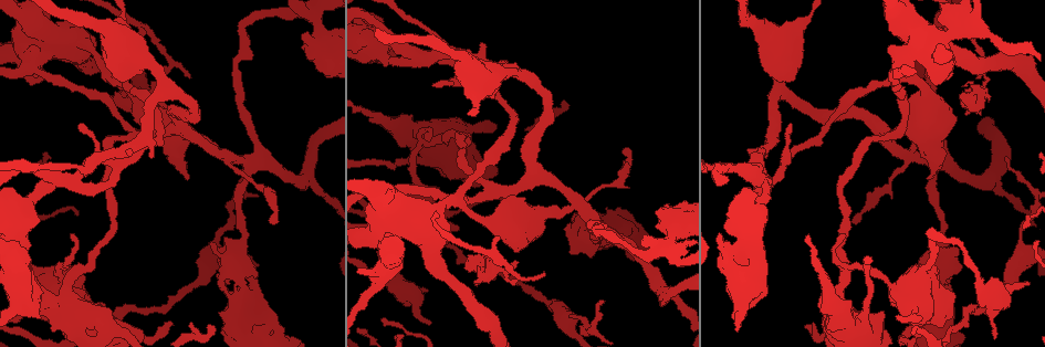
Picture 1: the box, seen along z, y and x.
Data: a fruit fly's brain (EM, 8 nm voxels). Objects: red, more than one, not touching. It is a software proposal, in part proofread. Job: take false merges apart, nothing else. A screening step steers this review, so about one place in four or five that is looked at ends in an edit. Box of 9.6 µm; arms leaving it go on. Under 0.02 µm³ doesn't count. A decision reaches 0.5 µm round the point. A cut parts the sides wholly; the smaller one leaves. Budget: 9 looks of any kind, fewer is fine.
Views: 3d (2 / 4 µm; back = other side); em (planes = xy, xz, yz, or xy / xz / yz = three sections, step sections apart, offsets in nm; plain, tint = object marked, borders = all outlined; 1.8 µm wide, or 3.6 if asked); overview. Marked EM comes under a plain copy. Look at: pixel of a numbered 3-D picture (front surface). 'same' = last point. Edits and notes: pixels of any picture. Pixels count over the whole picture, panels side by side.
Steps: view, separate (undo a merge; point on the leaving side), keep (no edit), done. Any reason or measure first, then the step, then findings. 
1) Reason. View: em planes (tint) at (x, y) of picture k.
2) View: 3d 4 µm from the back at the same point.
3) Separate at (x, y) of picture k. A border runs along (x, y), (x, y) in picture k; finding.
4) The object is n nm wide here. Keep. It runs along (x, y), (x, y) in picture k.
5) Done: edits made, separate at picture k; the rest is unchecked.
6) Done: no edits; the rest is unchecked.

Arms part here. View: em yz step 16 (tint) at (490, 271) of picture 1.

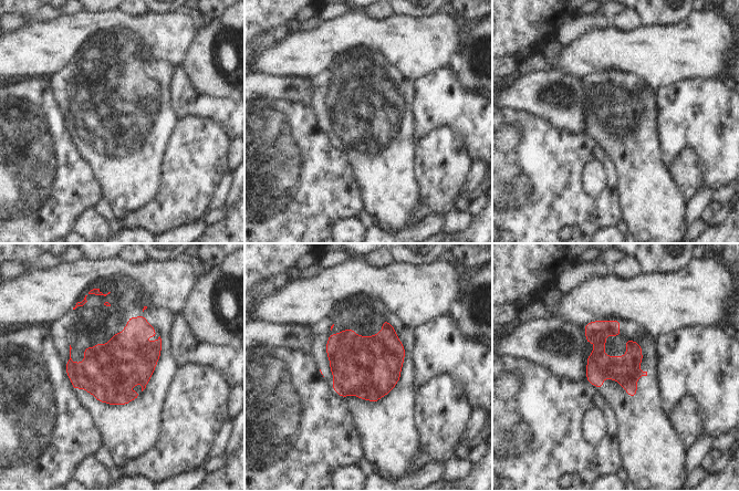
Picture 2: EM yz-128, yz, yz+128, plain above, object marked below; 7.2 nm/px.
View: em planes (tint) at the same point.

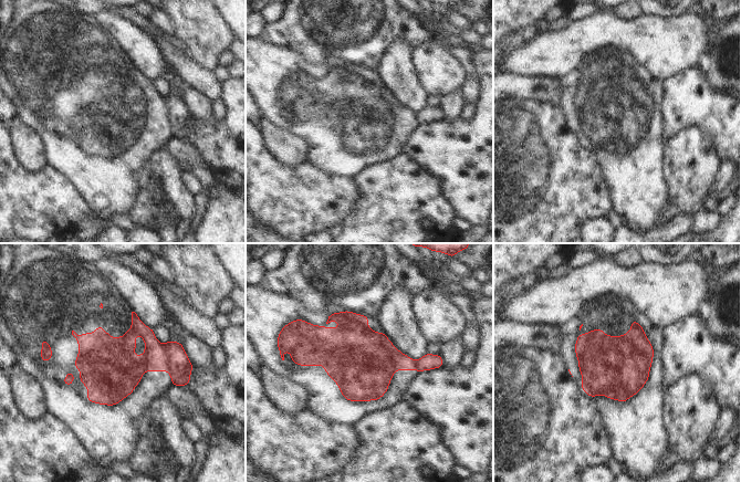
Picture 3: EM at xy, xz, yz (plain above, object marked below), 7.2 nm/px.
The object is 420 nm wide here. Separate at (179, 366) of picture 3. A border runs along (162, 344), (169, 370) in picture 3; two neurons meet here.

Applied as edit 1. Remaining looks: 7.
Calibre changes. View: 3d 4 µm at (794, 38) of picture 1.

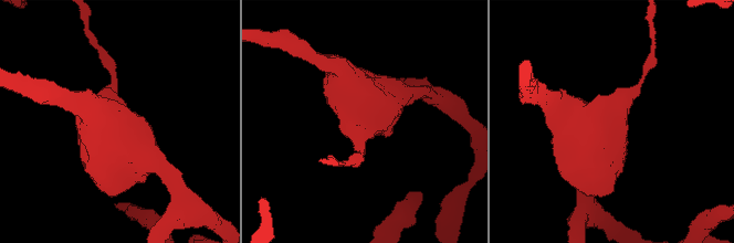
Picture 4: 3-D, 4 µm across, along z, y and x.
Now the EM. View: em 3.6 µm xz step 8 (tint) at (608, 122) of picture 4.

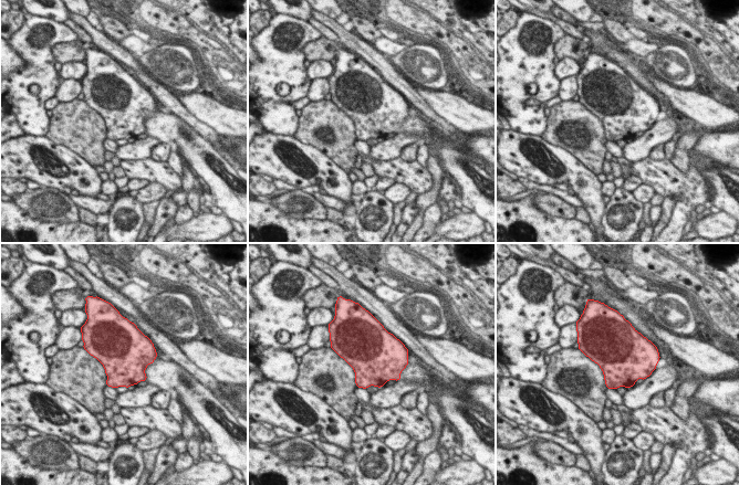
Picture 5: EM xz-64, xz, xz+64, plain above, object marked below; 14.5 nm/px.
Another direction. View: em 3.6 µm yz step 4 (borders) at the same point.

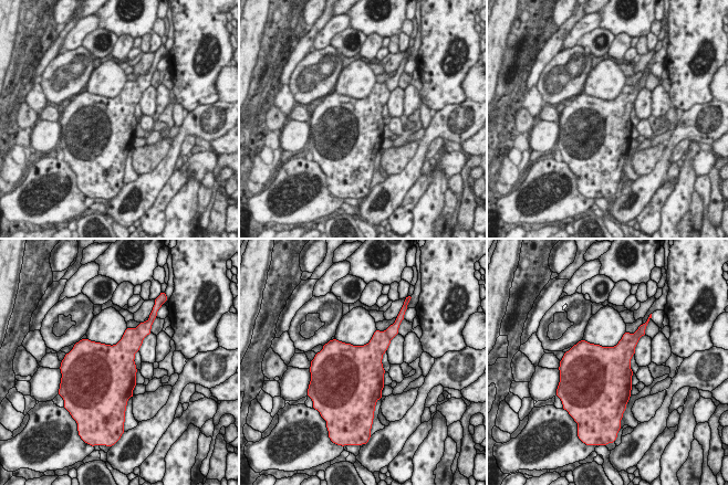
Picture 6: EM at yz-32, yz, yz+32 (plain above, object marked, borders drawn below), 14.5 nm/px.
Keep. Continuous, no second neuron.

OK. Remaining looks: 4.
Three arms meet. View: 3d 4 µm from the back at (864, 315) of picture 1.

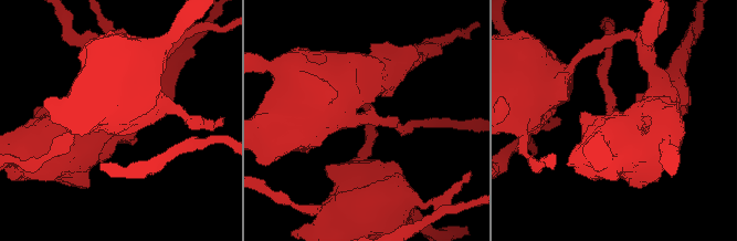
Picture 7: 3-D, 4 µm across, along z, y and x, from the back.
View: em xz step 8 (tint) at (369, 115) of picture 7.

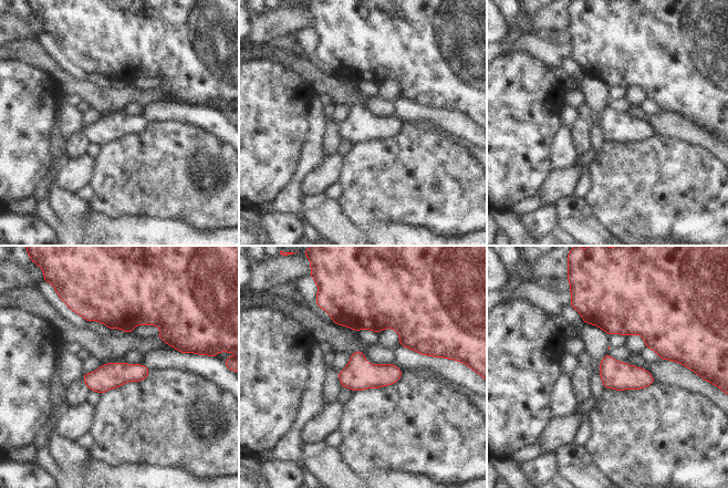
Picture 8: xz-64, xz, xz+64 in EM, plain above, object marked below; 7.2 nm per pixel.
Cut it another way. View: em planes (borders) at the same point.

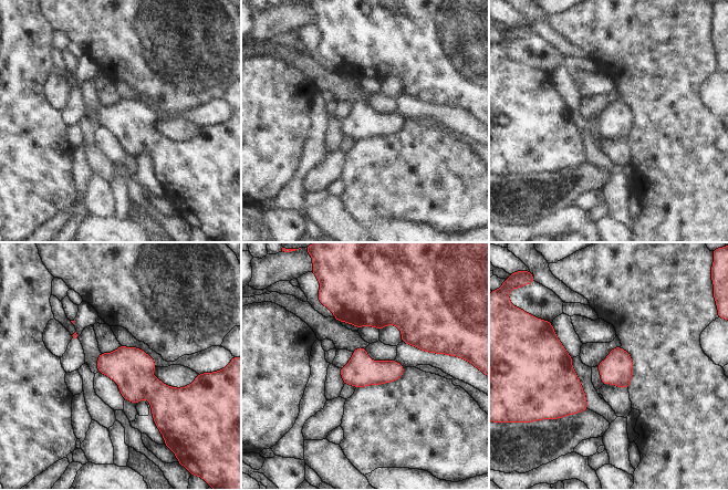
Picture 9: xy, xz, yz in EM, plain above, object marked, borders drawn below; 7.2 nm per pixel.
3 arms meet here. Keep. Continuous, no second neuron.

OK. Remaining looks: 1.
Done: edits made, separate at picture 3; the rest is unchecked.

